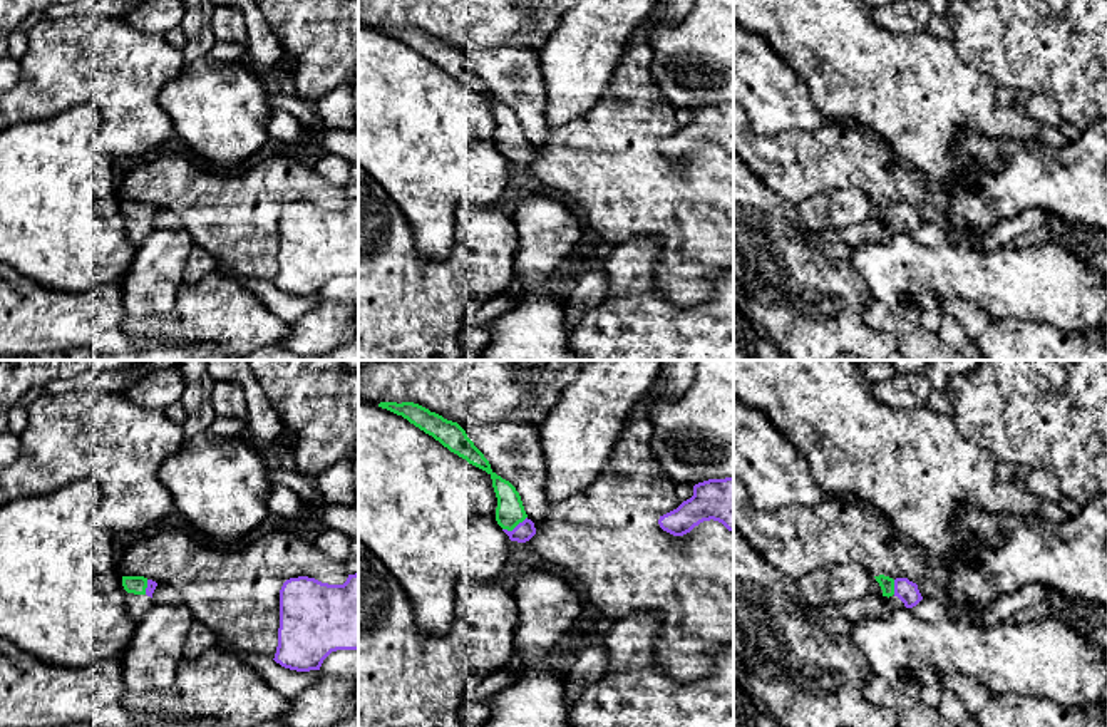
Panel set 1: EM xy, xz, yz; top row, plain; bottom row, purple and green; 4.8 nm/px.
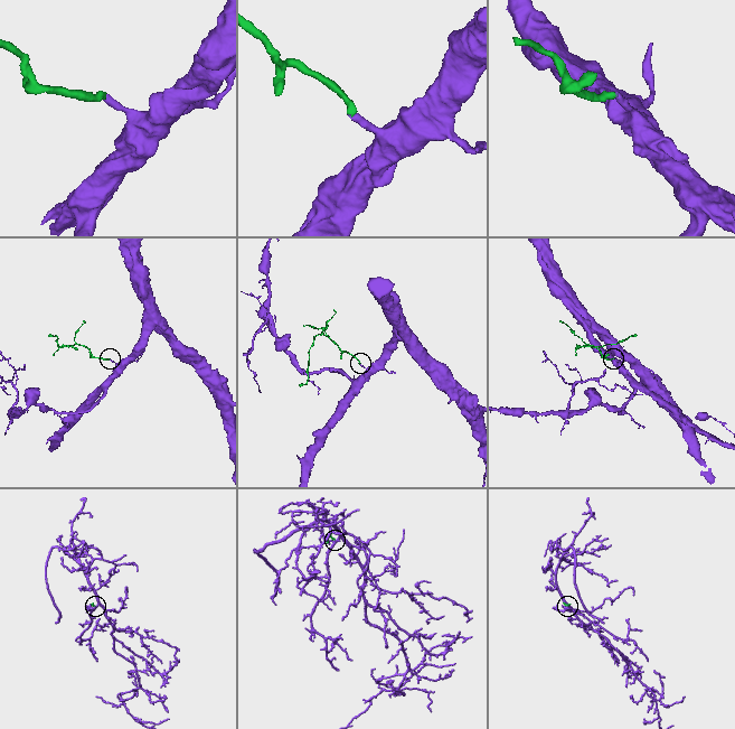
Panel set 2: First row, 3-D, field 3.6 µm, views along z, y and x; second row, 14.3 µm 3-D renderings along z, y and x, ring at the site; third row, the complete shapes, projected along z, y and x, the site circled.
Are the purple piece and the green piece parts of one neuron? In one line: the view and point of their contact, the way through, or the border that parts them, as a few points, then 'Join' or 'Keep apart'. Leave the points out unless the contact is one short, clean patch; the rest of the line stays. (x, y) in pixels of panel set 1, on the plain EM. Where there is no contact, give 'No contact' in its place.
Touches purple at xz (516, 151). Path across: xz (523, 156), (516, 151), (509, 136). Join

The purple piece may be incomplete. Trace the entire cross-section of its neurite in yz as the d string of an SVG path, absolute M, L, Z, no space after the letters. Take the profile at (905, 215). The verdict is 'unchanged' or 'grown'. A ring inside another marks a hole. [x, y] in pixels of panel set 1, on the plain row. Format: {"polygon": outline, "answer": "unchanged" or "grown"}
{"polygon": "M884 199L874 201L883 214L883 221L898 221L906 233L916 231L923 221L918 214L918 209L909 206L908 203L889 203Z", "answer": "grown"}

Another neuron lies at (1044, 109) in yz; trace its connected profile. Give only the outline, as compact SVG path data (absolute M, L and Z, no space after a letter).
M1032 94L1025 111L1038 124L1045 122L1053 127L1060 127L1065 122L1058 112L1057 102L1045 94Z

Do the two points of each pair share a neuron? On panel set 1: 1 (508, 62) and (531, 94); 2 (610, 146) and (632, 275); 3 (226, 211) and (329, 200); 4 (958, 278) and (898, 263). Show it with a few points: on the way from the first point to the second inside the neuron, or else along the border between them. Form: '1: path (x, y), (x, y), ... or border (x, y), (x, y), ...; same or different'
1: path (508, 71), (523, 86); same
2: border (617, 247), (632, 238), (655, 237), (662, 252); different
3: path (252, 201), (263, 190), (303, 190); same
4: path (943, 275), (913, 275); same

